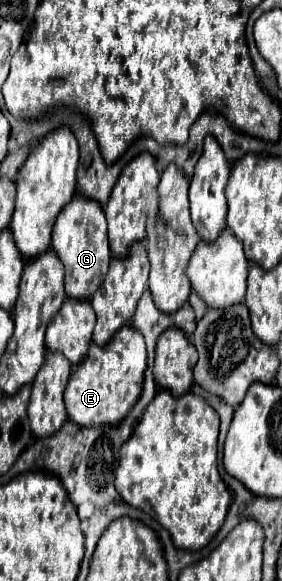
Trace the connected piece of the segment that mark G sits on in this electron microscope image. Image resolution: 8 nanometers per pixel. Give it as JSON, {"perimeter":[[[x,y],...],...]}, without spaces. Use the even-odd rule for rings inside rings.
{"perimeter":[[[76,194],[60,212],[56,220],[56,228],[52,230],[52,250],[60,256],[64,268],[66,268],[66,296],[78,298],[78,300],[90,300],[92,292],[100,286],[100,280],[104,280],[104,272],[108,272],[110,262],[110,248],[108,248],[108,236],[106,236],[106,218],[102,212],[102,206],[86,198],[82,194]],[[96,226],[96,234],[90,238],[88,228]]]}

